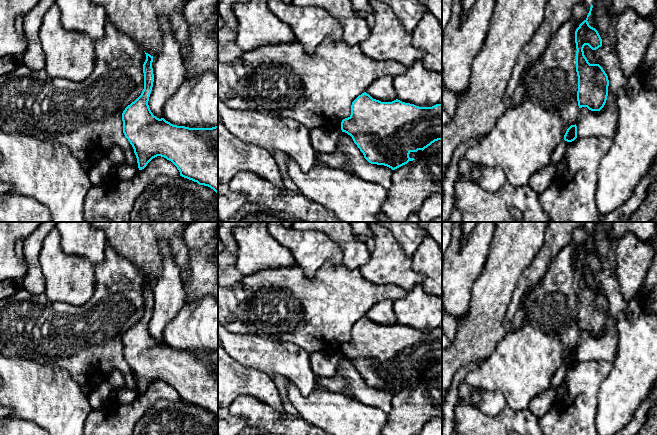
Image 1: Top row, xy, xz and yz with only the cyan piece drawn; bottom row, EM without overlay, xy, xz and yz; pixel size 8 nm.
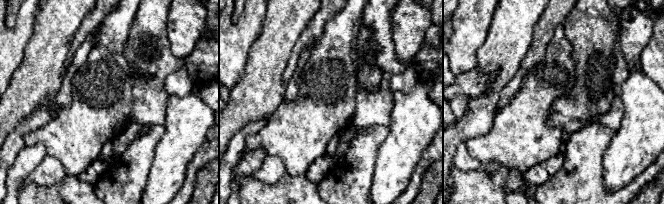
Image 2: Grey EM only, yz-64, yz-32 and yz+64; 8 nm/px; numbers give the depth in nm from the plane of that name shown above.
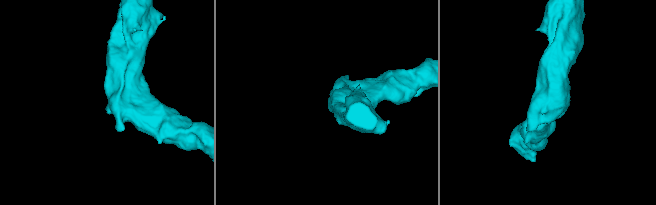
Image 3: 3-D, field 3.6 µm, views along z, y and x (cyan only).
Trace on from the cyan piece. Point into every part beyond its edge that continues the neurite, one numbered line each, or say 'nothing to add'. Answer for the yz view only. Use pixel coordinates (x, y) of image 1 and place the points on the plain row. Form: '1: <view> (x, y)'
1: yz (559, 377)

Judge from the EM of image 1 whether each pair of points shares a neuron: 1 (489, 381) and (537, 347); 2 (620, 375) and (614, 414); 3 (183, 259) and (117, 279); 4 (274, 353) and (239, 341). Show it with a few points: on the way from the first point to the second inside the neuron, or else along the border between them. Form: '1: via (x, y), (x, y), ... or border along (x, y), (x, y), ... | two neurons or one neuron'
1: via (501, 372), (516, 368), (525, 359) | one neuron
2: via (620, 385), (620, 396), (617, 404) | one neuron
3: border along (123, 258), (130, 261), (143, 275) | two neurons
4: via (265, 353), (248, 350) | one neuron

